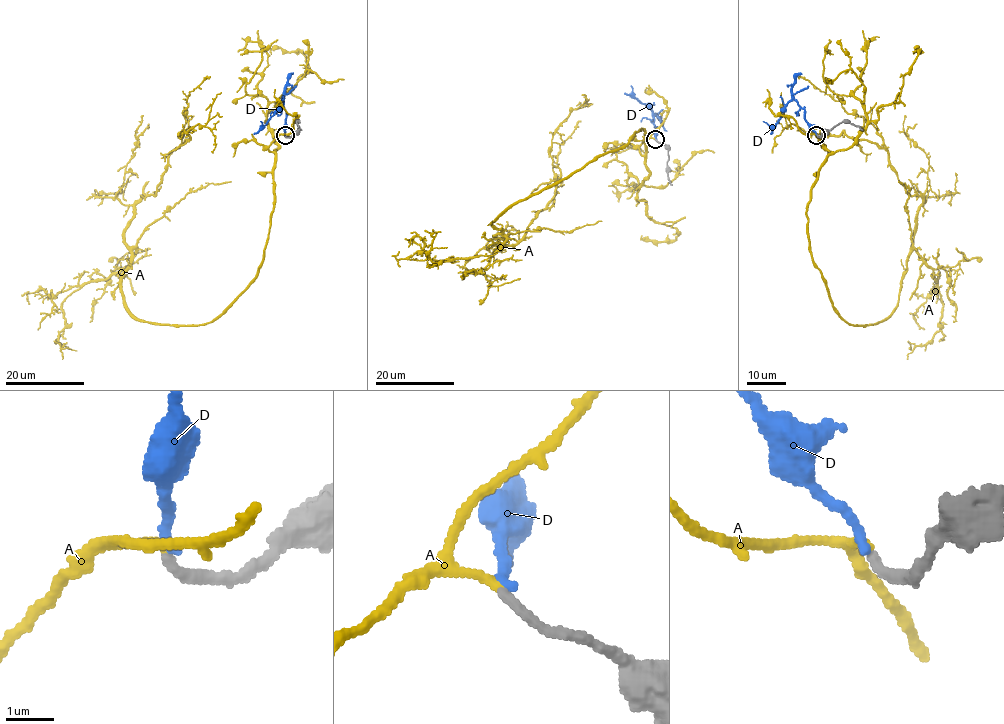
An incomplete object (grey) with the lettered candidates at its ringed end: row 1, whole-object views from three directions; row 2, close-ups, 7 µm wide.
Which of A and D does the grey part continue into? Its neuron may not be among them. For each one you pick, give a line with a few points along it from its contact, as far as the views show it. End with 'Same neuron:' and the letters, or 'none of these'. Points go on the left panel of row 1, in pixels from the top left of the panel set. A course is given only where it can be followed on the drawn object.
A: course (284, 135), (269, 146), (273, 211), (253, 281), (202, 325), (141, 322), (121, 288), (124, 228), (221, 92)
Same neuron: A

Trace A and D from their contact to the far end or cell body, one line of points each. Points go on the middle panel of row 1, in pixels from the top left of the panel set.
A: (655, 139), (642, 154), (636, 131), (511, 205), (492, 223), (507, 245), (552, 199), (557, 127), (591, 103)
D: (655, 139), (653, 113), (633, 95), (630, 86)

